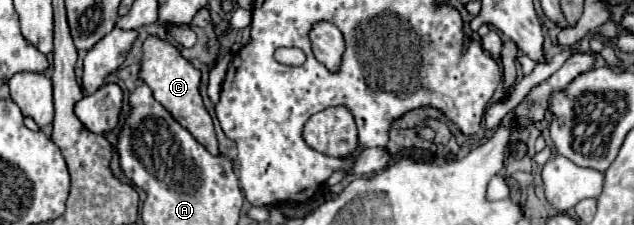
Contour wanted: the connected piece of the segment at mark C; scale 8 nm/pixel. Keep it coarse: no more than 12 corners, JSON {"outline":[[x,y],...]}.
{"outline":[[145,39],[139,79],[211,155],[201,73],[169,41]]}

